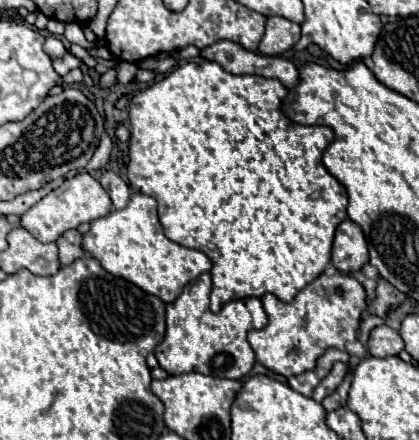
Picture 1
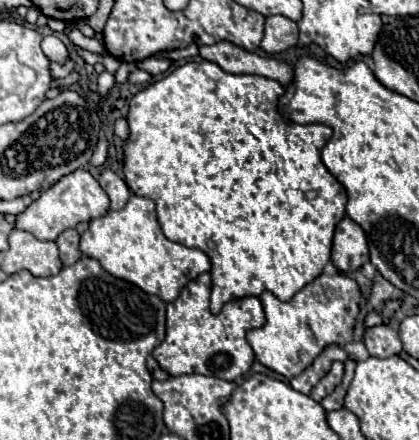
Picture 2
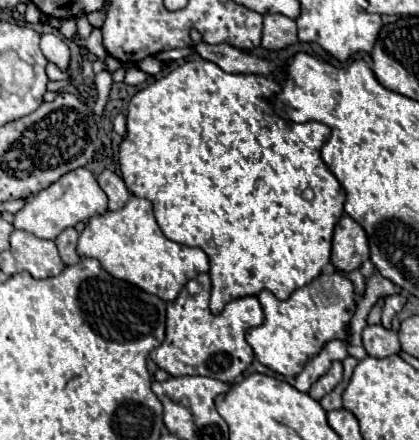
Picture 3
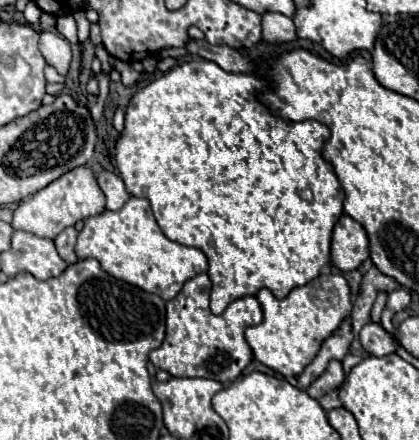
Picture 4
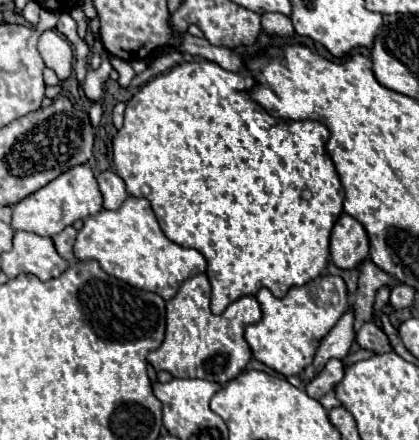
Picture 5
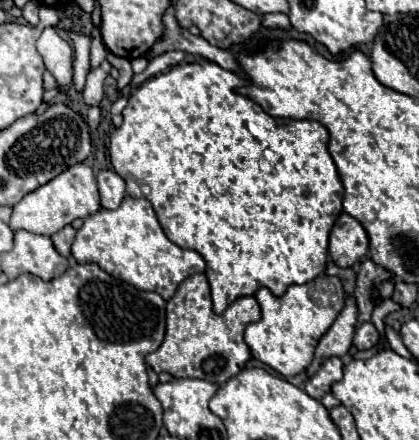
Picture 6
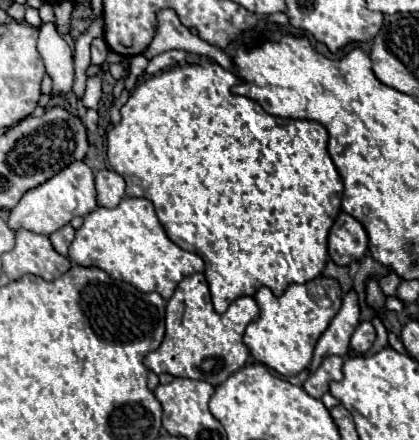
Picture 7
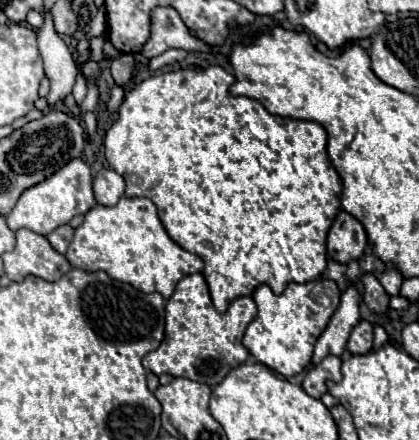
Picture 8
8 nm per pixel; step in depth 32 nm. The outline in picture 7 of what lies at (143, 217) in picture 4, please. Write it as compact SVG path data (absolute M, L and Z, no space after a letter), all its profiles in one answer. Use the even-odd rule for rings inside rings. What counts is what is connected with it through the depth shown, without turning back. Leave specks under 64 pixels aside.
M122 198L116 208L96 208L84 218L70 244L68 258L80 266L98 266L116 280L124 280L142 292L158 292L168 300L178 282L190 274L204 272L204 260L196 252L182 250L164 232L154 206L146 198Z

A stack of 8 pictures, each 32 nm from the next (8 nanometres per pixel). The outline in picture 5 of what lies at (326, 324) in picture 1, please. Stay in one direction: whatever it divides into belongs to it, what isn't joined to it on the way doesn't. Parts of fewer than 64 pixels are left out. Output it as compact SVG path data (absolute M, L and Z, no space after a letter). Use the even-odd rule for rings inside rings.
M322 274L304 286L294 286L284 298L276 298L268 288L262 288L256 300L262 306L262 320L246 328L246 342L256 360L286 378L302 374L312 364L320 340L350 310L346 282L332 274Z

